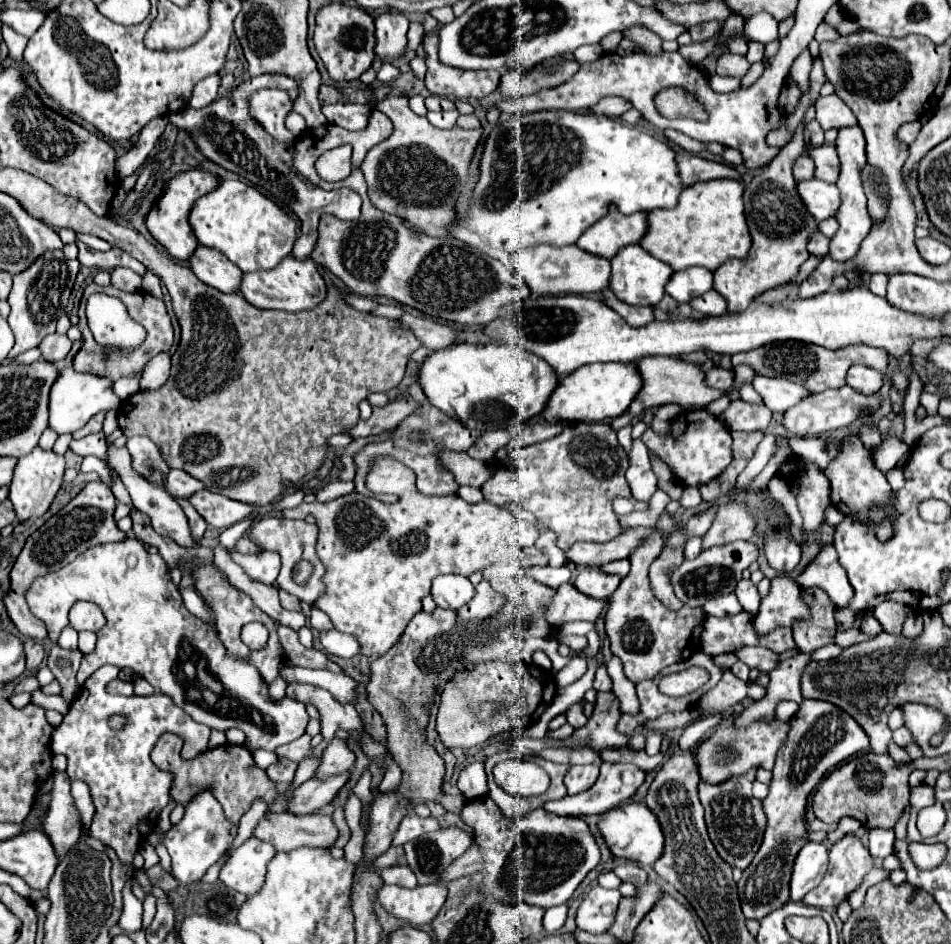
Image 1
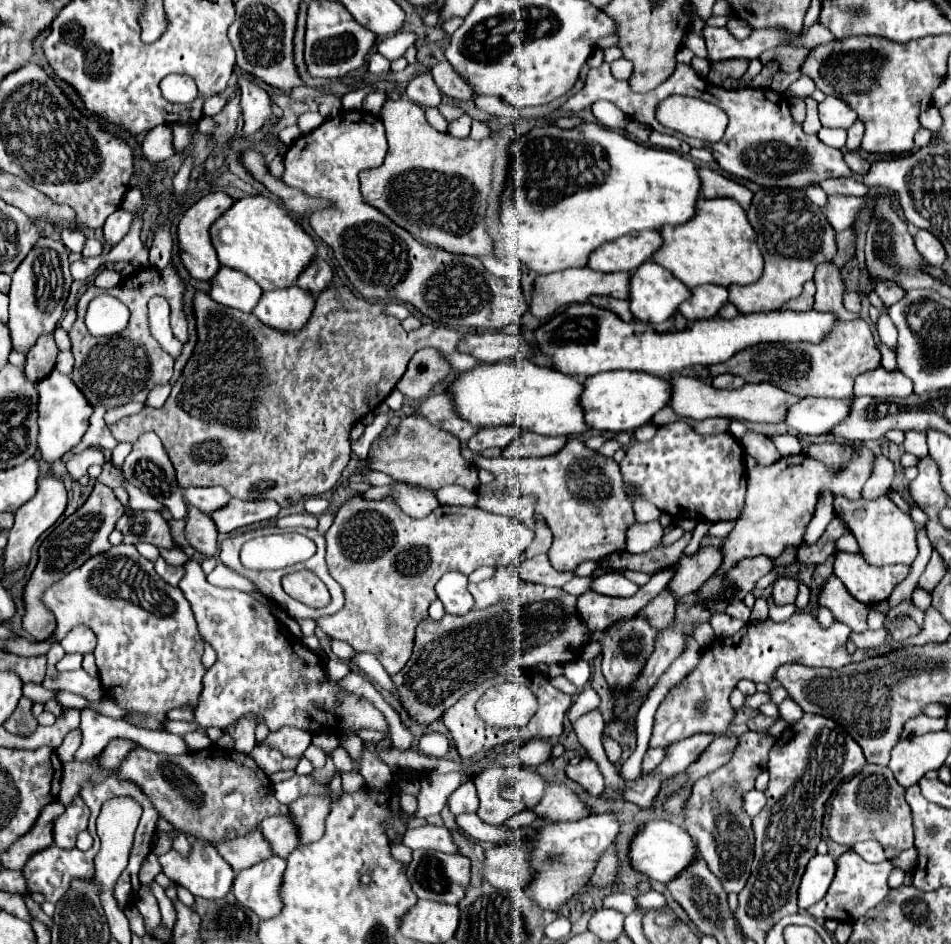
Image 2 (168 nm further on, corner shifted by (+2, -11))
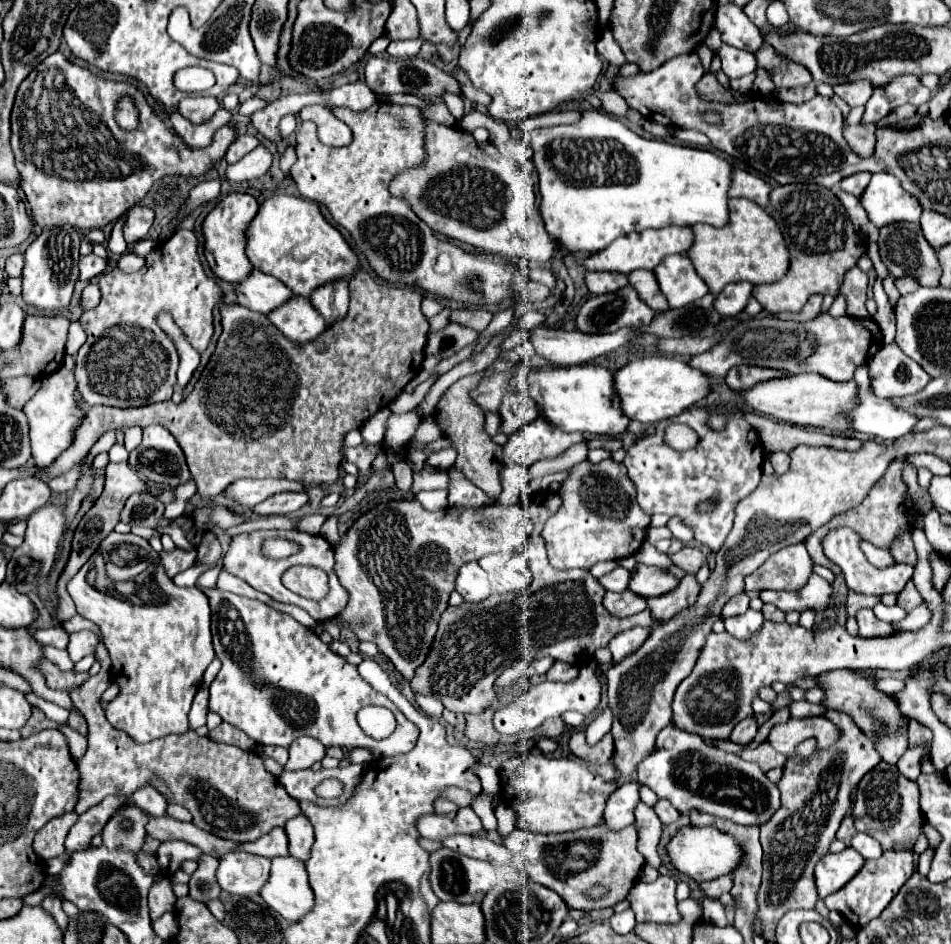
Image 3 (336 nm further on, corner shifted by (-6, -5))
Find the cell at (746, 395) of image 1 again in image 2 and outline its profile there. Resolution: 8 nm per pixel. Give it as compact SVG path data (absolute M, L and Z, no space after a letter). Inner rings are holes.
M789 434L771 435L769 437L775 444L777 450L782 457L796 455L801 453L801 447L796 436Z

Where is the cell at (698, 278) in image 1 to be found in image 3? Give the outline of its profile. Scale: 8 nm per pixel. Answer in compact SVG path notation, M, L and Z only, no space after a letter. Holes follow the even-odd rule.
M732 283L726 285L724 291L716 297L716 311L722 317L736 317L744 311L748 305L748 299L752 297L752 283Z

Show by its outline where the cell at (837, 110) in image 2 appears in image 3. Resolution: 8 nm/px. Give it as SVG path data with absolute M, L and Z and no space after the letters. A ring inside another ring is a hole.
M852 81L852 83L840 83L834 85L834 93L842 97L850 107L866 105L866 101L872 95L872 81Z

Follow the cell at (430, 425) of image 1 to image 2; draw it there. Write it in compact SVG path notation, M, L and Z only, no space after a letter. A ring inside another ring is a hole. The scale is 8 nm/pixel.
M392 483L390 497L410 517L426 517L440 505L430 489L412 487L408 483Z

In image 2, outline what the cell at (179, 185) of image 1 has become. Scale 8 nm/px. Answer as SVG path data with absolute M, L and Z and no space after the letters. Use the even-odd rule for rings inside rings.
M216 191L216 193L208 193L204 195L200 201L196 201L192 207L188 207L178 223L178 229L176 229L176 239L178 239L178 249L180 249L180 261L184 263L184 267L188 269L188 273L194 277L194 279L200 279L200 281L210 281L220 263L216 259L216 251L210 243L210 235L208 235L208 227L232 205L234 201L222 193L222 191Z

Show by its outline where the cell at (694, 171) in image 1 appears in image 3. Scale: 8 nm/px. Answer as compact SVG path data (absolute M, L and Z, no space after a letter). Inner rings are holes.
M734 171L732 175L732 189L730 189L730 197L744 197L750 199L754 203L758 203L760 207L768 205L768 197L770 197L770 185L760 179L756 175L748 171Z

